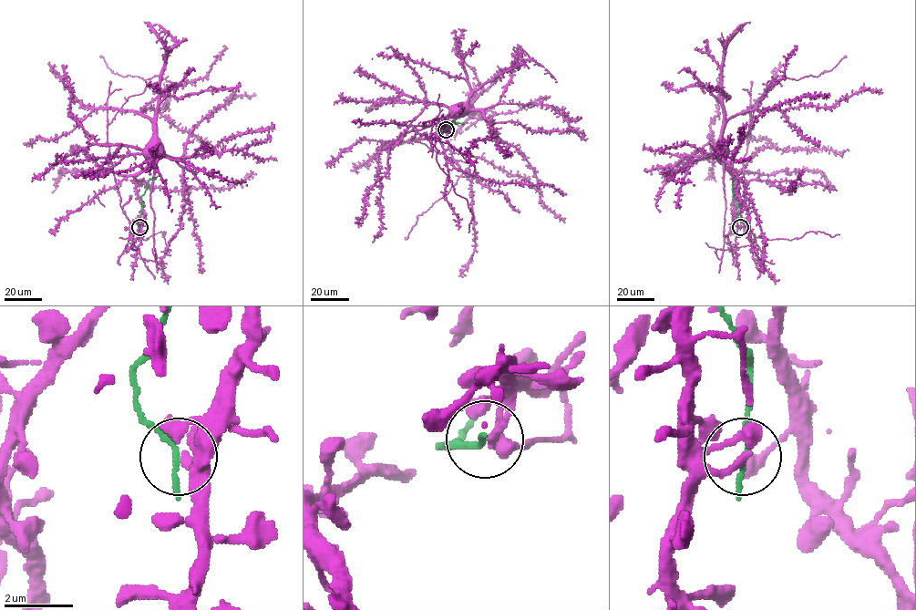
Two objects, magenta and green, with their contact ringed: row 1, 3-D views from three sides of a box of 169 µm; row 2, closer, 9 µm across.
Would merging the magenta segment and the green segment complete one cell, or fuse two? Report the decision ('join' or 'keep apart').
keep apart

